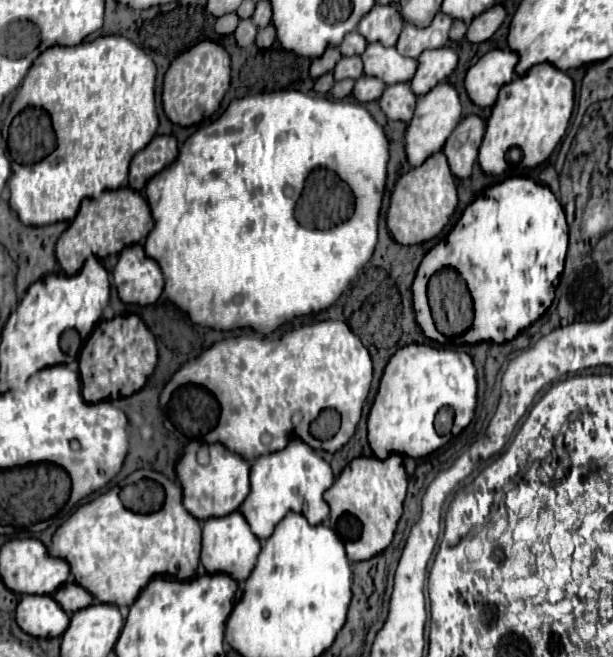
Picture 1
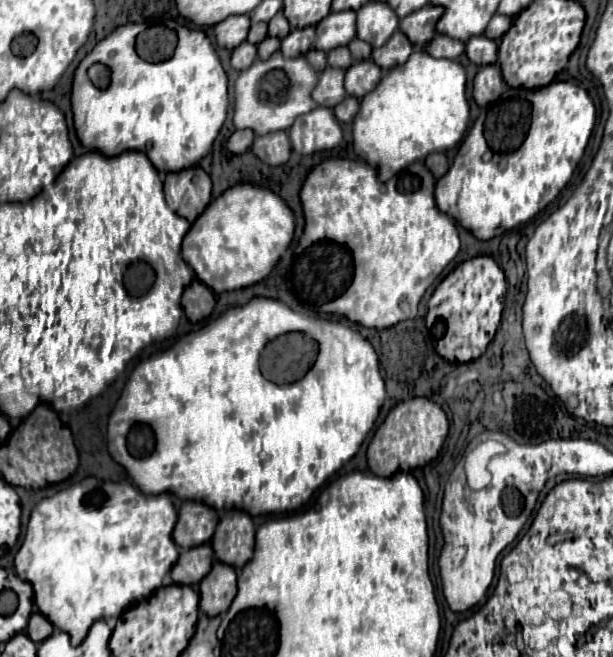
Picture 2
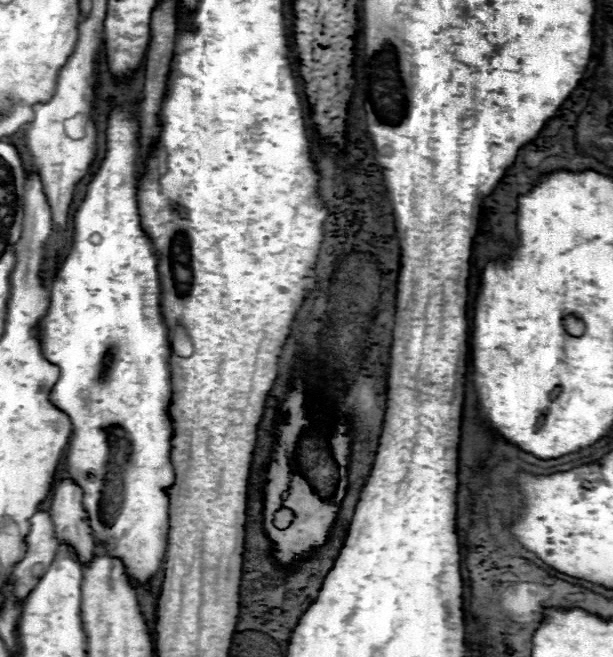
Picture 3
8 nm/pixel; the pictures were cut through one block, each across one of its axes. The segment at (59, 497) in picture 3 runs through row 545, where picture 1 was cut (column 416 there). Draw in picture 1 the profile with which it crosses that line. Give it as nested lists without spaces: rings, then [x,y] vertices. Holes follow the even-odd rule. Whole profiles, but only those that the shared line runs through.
[[[450,48],[426,50],[418,56],[418,70],[410,80],[410,88],[414,94],[426,94],[434,84],[446,80],[458,64],[458,56]]]

